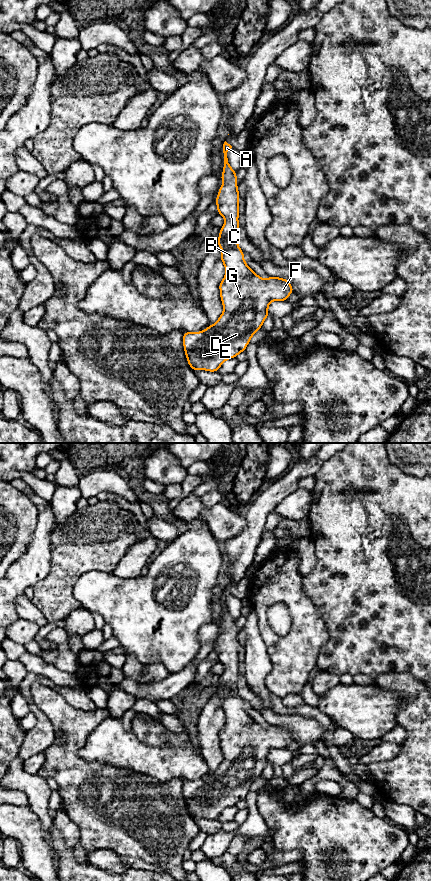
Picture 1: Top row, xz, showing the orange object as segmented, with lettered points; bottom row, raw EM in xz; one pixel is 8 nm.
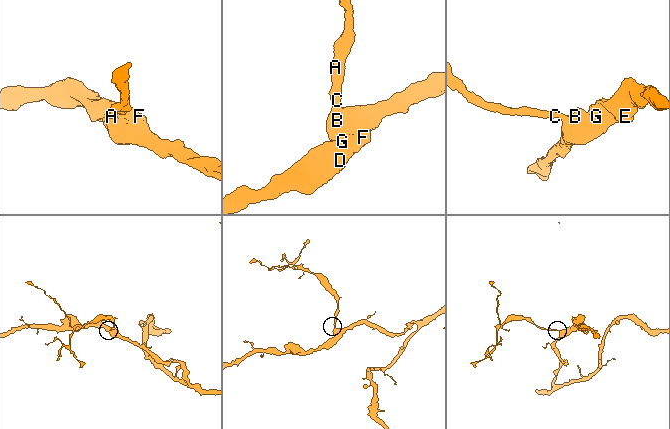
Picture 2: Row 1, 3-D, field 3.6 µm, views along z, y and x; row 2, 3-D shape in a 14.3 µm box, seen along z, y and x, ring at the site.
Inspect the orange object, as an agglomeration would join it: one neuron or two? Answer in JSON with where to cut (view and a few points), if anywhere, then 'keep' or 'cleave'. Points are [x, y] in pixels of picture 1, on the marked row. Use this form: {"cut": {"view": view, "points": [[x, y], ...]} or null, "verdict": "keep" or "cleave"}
{"cut": null, "verdict": "keep"}

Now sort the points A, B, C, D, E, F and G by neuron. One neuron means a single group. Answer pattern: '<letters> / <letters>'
A B C D E F G

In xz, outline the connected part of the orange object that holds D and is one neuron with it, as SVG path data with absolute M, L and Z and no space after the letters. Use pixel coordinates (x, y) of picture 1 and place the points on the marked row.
M225 141L223 144L223 174L220 176L223 184L215 199L217 212L225 219L225 224L220 228L216 243L217 246L222 247L220 258L226 269L224 279L219 283L224 311L215 324L208 326L202 332L182 332L187 362L194 371L217 372L224 361L235 358L239 353L245 351L251 337L262 328L264 320L269 315L269 303L271 301L286 301L288 296L295 291L287 279L272 276L262 279L244 261L244 252L238 246L239 191L237 175L227 158L227 152L231 148L232 146Z

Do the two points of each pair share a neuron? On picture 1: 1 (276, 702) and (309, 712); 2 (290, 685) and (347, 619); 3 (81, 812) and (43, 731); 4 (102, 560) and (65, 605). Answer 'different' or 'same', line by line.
1: same
2: different
3: different
4: same

